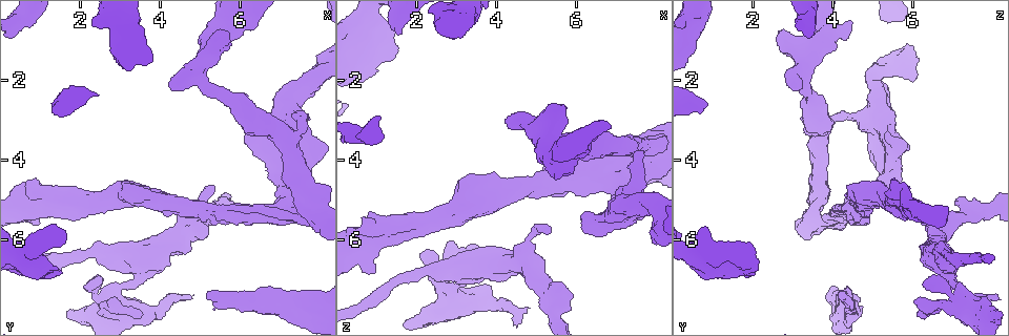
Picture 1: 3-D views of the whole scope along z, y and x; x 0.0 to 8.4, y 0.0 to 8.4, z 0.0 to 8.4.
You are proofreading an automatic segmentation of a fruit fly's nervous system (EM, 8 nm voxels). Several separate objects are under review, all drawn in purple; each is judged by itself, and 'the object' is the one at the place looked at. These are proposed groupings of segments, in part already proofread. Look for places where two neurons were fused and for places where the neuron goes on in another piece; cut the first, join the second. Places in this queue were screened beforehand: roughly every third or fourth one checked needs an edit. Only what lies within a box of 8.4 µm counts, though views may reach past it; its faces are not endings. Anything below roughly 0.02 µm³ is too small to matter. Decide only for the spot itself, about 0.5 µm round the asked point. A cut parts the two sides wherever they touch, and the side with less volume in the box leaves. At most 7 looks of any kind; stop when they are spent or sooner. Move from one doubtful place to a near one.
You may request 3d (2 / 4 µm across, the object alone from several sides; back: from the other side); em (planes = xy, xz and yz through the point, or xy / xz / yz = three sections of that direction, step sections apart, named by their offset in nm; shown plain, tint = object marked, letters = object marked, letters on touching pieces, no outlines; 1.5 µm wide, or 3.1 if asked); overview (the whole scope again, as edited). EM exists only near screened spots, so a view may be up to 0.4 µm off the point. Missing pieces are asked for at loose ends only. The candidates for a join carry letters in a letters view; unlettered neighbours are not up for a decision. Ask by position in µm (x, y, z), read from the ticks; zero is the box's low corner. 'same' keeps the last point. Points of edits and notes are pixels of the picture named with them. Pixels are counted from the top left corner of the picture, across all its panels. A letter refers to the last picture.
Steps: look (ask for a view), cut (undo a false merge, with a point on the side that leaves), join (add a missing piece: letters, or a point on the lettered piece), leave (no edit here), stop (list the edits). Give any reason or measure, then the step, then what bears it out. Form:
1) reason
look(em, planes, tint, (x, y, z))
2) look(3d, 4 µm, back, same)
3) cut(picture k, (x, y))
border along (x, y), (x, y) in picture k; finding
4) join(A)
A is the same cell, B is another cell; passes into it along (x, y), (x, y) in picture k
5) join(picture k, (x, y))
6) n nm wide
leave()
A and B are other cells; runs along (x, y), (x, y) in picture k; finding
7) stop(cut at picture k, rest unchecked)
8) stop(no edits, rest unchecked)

an open end
look(em, xy, step 4, letters, (1.55, 2.80, 0.75))

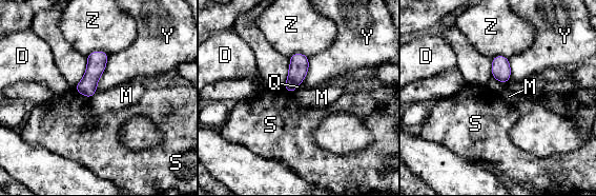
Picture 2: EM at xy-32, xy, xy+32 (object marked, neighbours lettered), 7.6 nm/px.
leave()
D, M, Q, S, Y and Z are other cells; border along (96, 91), (90, 98) in picture 2; no lettered piece goes on from it

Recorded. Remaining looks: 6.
free end
look(em, planes, letters, (5.35, 4.70, 5.85))

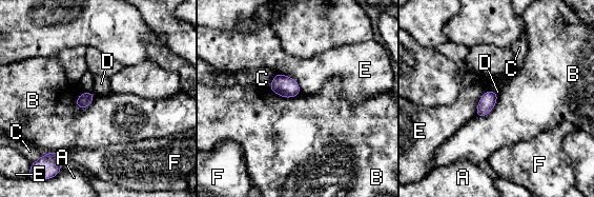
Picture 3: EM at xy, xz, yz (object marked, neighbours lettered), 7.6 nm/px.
leave()
A, B, C, D, E and F are other cells; no lettered piece goes on from it

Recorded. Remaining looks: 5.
thick end
look(em, planes, letters, (5.50, 0.50, 4.50))

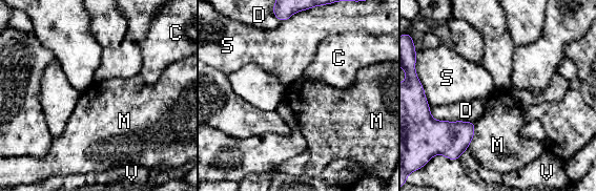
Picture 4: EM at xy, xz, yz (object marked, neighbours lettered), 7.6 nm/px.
leave()
C, D, M, S and V are other cells; border along (414, 67), (430, 107) in picture 4; no lettered piece goes on from it

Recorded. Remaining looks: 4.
stop(no edits, rest unchecked)

